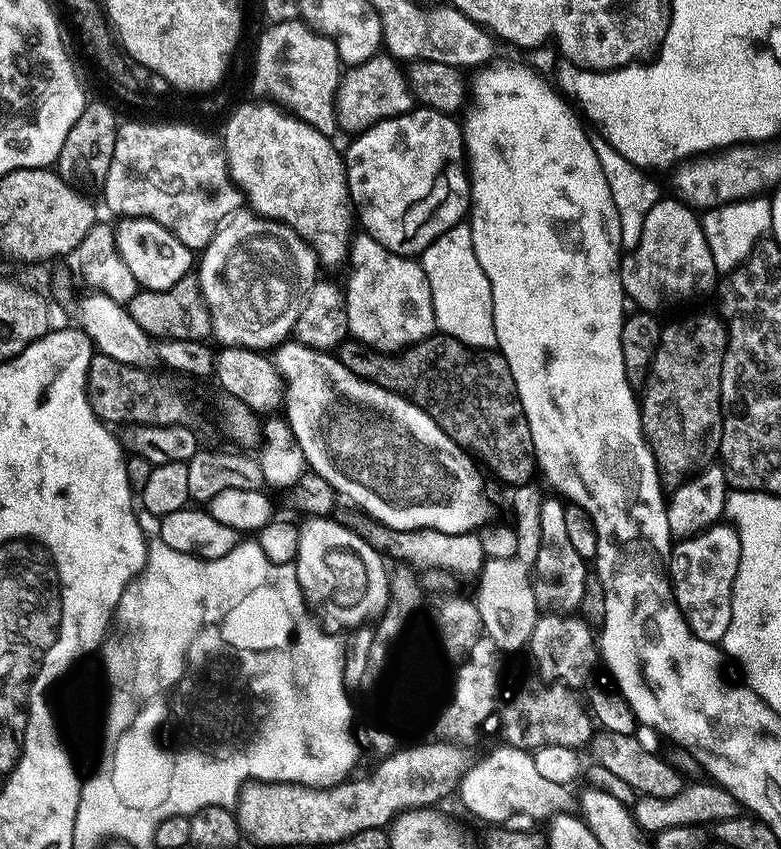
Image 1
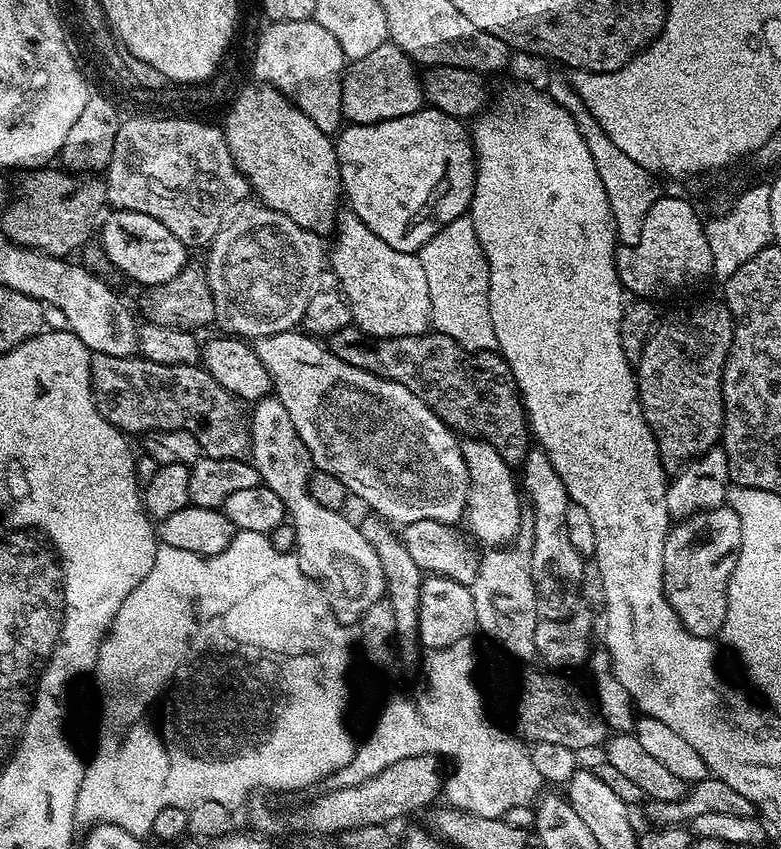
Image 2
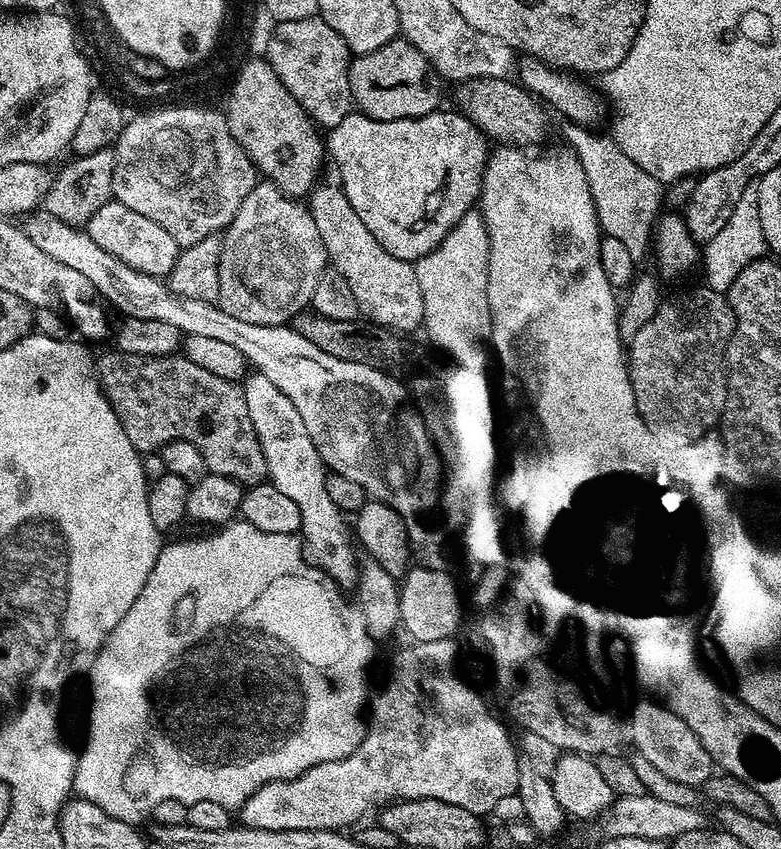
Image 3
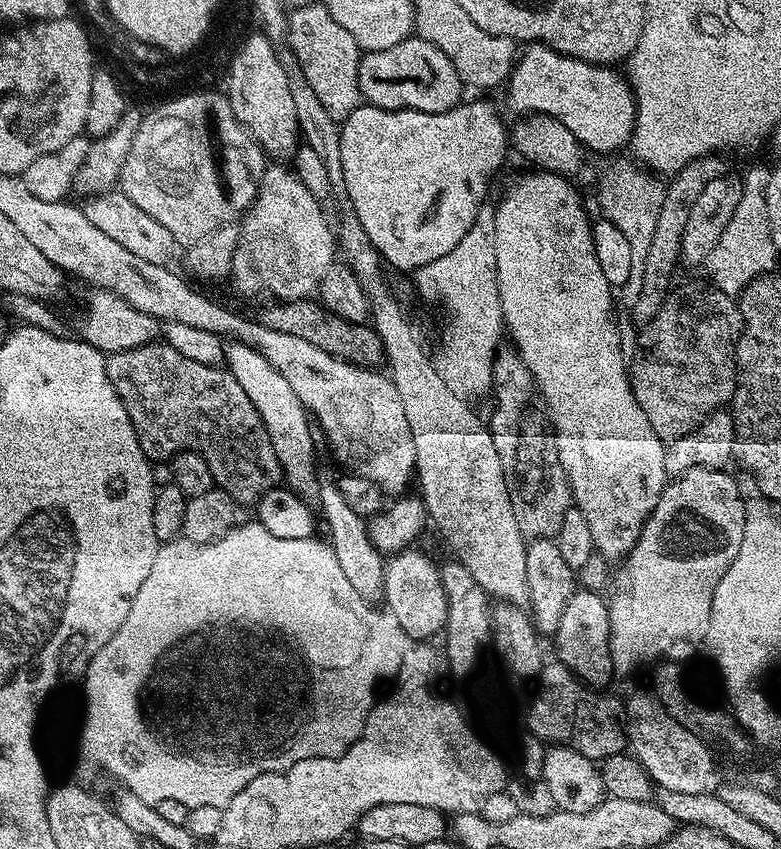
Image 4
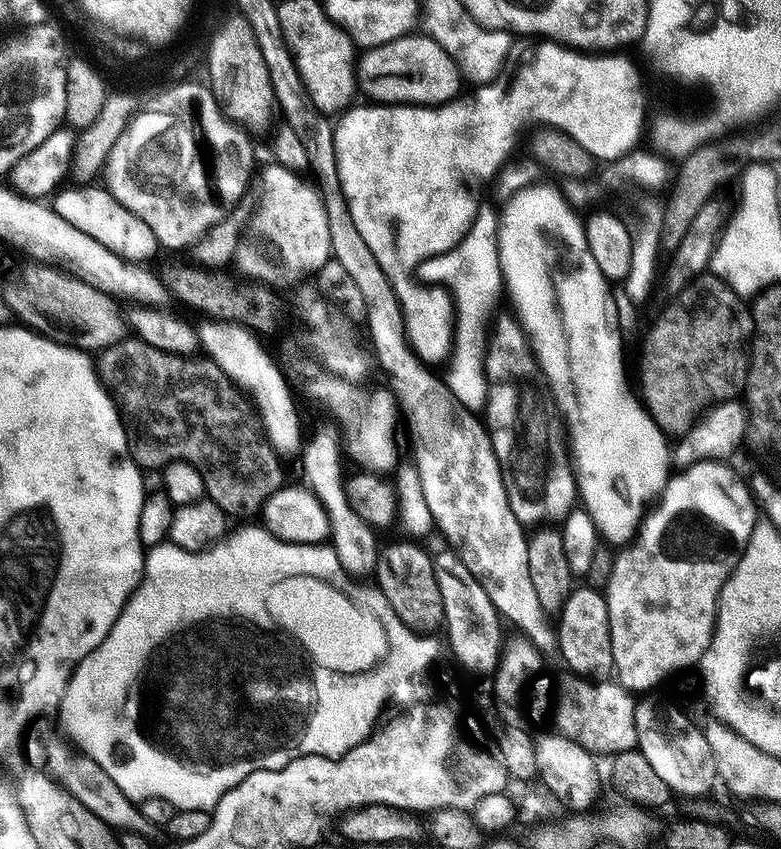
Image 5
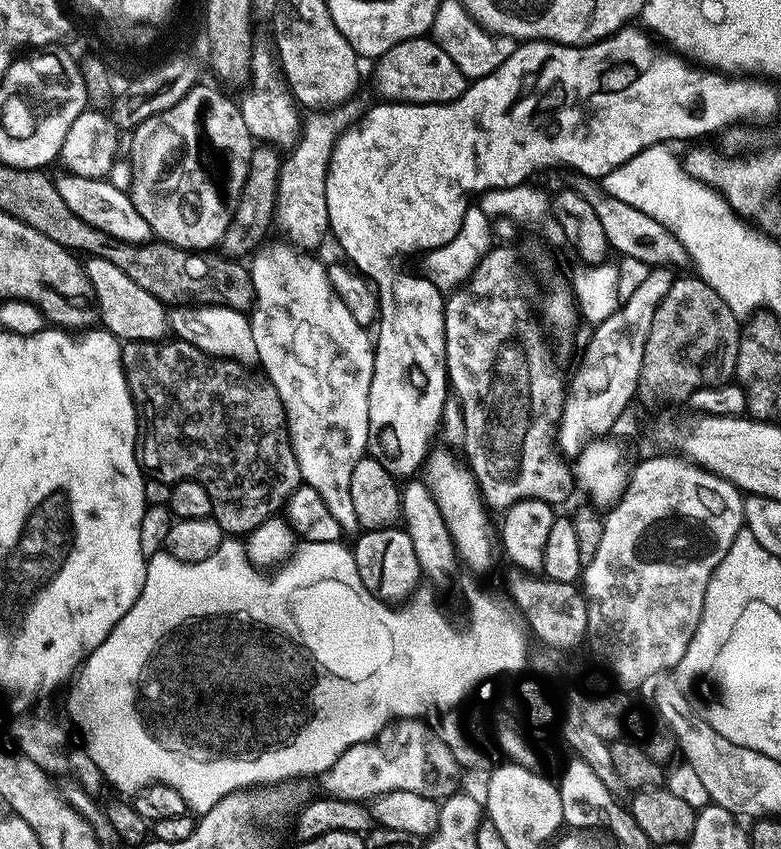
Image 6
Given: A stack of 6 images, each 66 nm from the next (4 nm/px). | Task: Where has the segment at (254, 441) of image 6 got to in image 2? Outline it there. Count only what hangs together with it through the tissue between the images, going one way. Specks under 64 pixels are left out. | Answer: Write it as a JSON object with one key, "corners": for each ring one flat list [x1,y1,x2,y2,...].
{"corners":[[140,354,135,356,110,356,107,357,106,364,108,364,108,369,105,372,96,370,92,373,92,394,96,398,96,408,102,414,102,418,106,418,115,428,120,429,121,432,125,434,131,434,131,432,147,434,150,432,165,432,166,430,182,430,185,428,187,432,194,434,194,438,198,438,203,455,212,458,230,458,231,460,242,460,249,455,252,446,252,437,246,431,245,413,244,416,240,413,240,408,242,408,241,401,237,400,231,392,227,392,200,364,159,364,158,362,150,362,144,359]]}

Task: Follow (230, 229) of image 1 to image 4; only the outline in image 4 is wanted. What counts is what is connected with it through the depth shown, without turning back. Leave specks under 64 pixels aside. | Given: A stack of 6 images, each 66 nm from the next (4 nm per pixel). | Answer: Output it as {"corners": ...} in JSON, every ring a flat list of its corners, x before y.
{"corners":[[265,167,256,185,256,197,238,228,239,251,248,255,252,268,233,267,230,273,233,290,240,296,269,292,276,302,311,297,320,287,322,274,334,262,332,255,338,252,333,229,320,208,321,201,293,171]]}

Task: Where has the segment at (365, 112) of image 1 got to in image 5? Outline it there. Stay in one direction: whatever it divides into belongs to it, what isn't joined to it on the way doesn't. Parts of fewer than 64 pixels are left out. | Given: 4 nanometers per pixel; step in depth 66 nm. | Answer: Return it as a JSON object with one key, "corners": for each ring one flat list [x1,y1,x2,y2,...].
{"corners":[[409,34,394,42,386,42,378,50,364,52,358,66,361,97,371,107,383,104,435,106,446,104,461,95,462,77,454,58,428,35]]}

